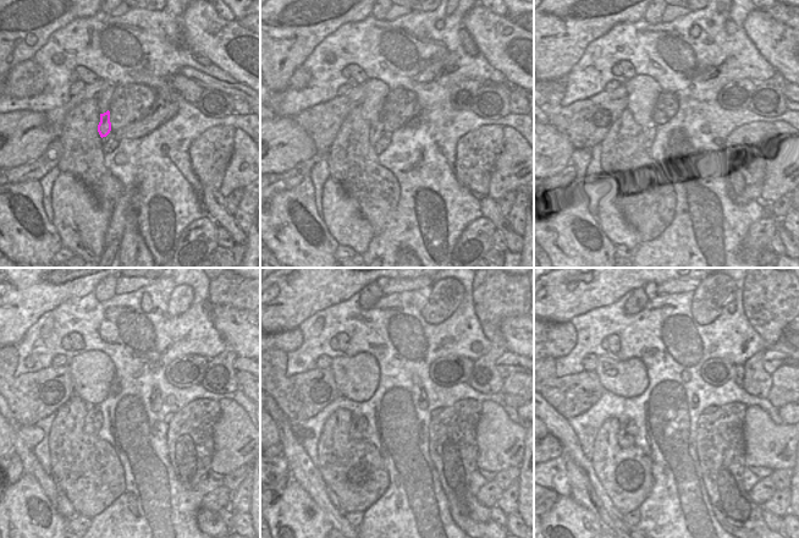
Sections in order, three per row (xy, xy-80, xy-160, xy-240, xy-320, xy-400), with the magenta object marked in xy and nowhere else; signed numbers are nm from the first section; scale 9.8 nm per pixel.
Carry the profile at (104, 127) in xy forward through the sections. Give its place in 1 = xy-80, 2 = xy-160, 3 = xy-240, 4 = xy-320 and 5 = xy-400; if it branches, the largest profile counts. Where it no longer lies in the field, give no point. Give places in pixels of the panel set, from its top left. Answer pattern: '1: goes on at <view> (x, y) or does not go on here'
1: goes on at xy-80 (380, 141)
2: goes on at xy-160 (646, 137)
3: goes on at xy-240 (93, 422)
4: goes on at xy-320 (358, 427)
5: goes on at xy-400 (624, 440)

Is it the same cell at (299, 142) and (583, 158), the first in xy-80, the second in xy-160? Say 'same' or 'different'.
different

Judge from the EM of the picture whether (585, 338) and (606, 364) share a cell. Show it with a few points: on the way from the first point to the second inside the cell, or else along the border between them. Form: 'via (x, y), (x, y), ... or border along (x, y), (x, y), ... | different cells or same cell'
border along (599, 356), (628, 360) | different cells

